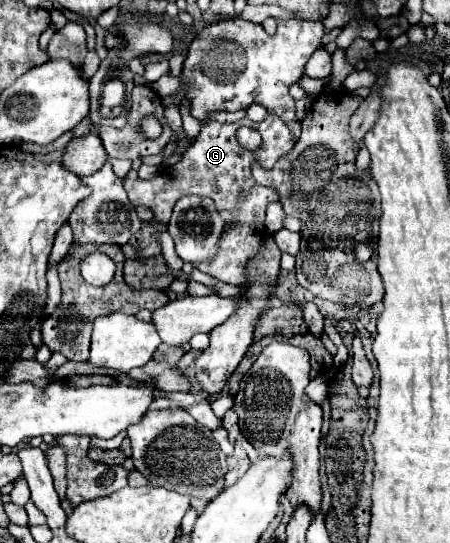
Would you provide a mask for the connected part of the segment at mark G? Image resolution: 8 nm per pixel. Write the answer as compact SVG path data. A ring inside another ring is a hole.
M267 115L267 119L261 123L255 123L247 117L237 123L229 123L229 125L209 121L209 123L201 125L199 137L183 153L183 159L175 167L169 167L159 177L149 179L149 181L141 181L141 179L125 181L125 191L129 195L129 201L135 207L137 205L149 207L157 219L169 219L173 205L183 195L201 195L201 197L213 199L217 211L221 213L221 217L229 229L225 229L225 233L221 237L221 249L219 249L217 257L213 257L213 261L209 261L209 265L195 265L195 269L199 269L211 277L217 277L219 281L225 281L229 285L241 285L245 281L247 261L259 251L259 245L265 235L267 203L279 199L275 189L261 187L253 181L251 163L255 159L259 159L263 169L273 169L277 159L287 155L293 145L295 143L291 139L291 131L275 115ZM241 125L259 129L259 133L263 135L263 145L257 151L247 151L237 143L235 131Z

